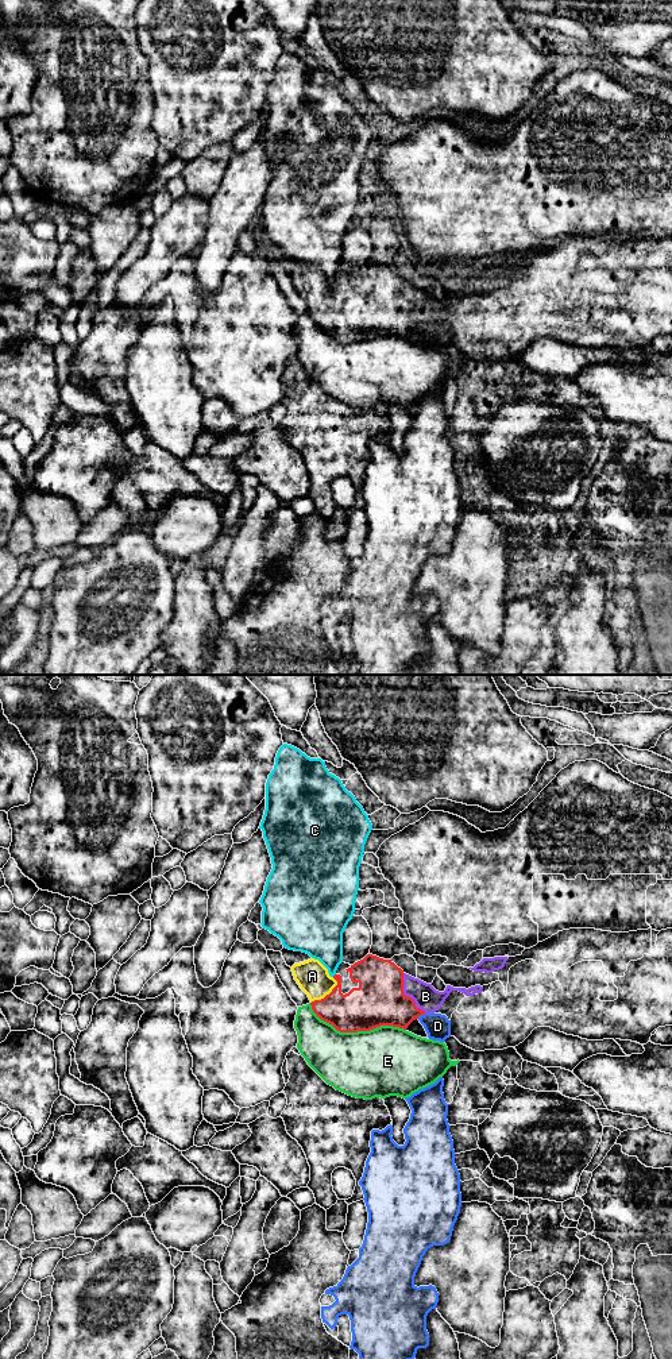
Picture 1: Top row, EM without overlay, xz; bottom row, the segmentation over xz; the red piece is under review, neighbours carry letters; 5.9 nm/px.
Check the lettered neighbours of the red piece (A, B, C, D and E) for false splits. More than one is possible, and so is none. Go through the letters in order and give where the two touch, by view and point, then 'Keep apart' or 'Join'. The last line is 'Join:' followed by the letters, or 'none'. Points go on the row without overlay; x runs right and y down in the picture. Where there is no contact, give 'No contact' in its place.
A: Touches red at xz (327, 304). Join
B: Touches red at xz (406, 305). Join
C: No contact. Keep apart
D: Touches red at xz (420, 324). Keep apart
E: Touches red at xz (355, 340). Keep apart
Join: A, B

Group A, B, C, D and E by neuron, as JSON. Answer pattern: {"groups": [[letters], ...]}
{"groups": [["A", "B"], ["C"], ["D"], ["E"]]}

